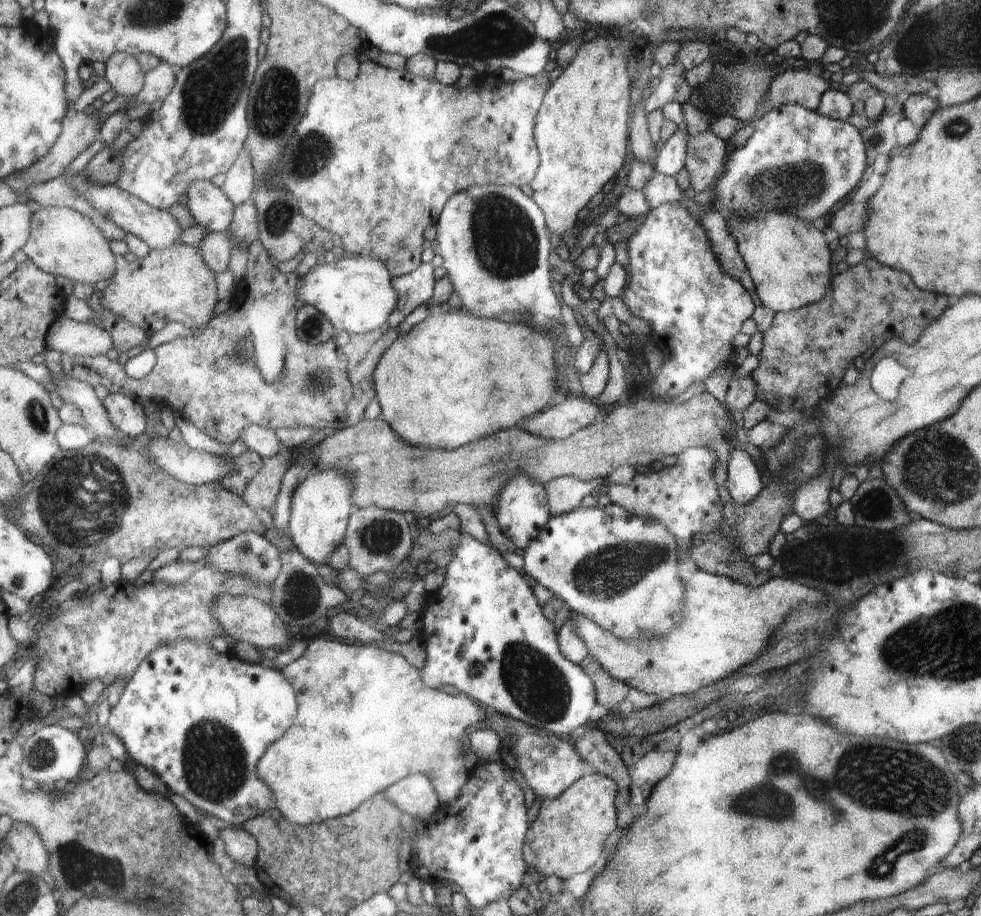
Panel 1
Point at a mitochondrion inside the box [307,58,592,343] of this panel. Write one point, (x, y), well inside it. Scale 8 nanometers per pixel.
(507, 246)

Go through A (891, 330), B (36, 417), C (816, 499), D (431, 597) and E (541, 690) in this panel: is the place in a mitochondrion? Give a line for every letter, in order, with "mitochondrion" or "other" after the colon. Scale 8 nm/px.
A: other
B: mitochondrion
C: other
D: other
E: mitochondrion

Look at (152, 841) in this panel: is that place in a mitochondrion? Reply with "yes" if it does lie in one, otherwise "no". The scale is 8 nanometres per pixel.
no

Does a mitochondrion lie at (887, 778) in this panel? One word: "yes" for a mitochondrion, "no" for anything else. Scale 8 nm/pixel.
yes

